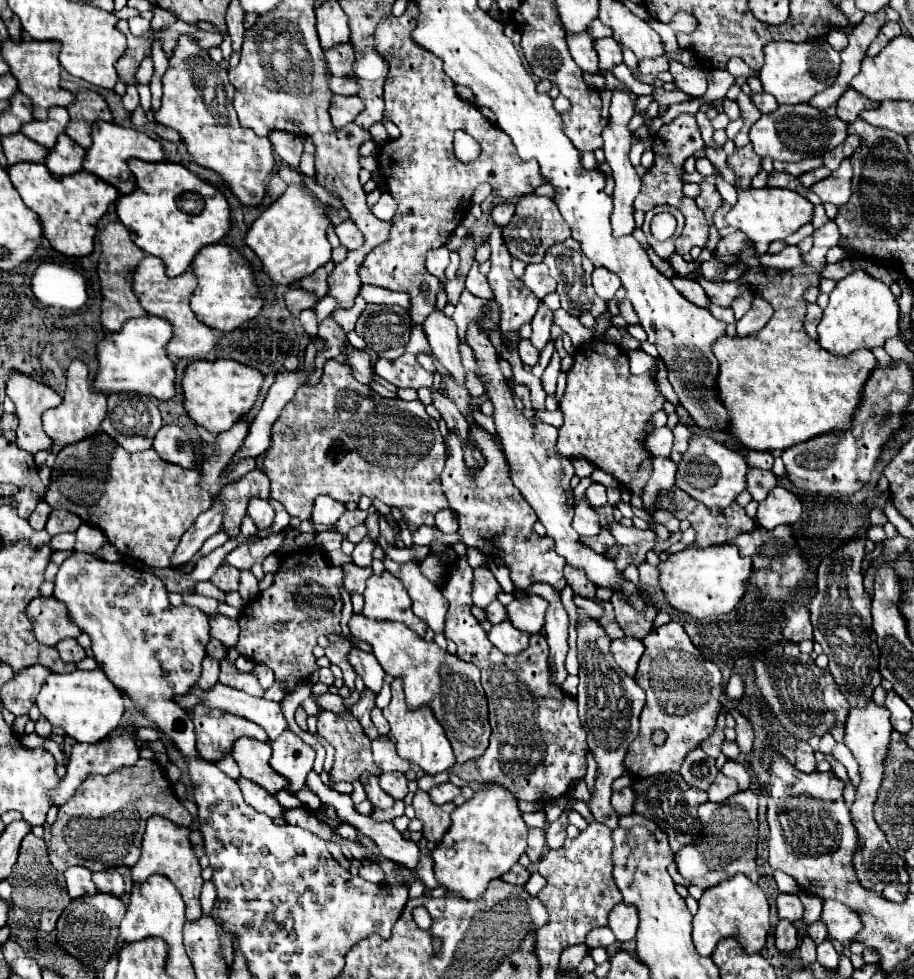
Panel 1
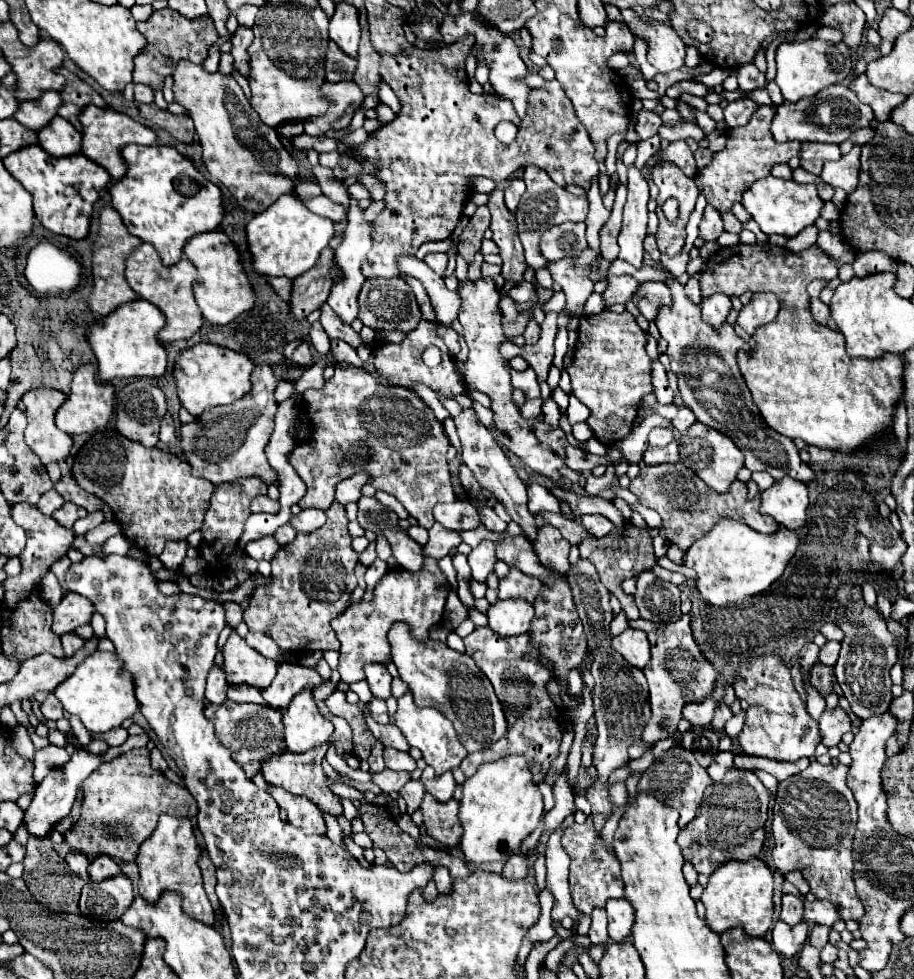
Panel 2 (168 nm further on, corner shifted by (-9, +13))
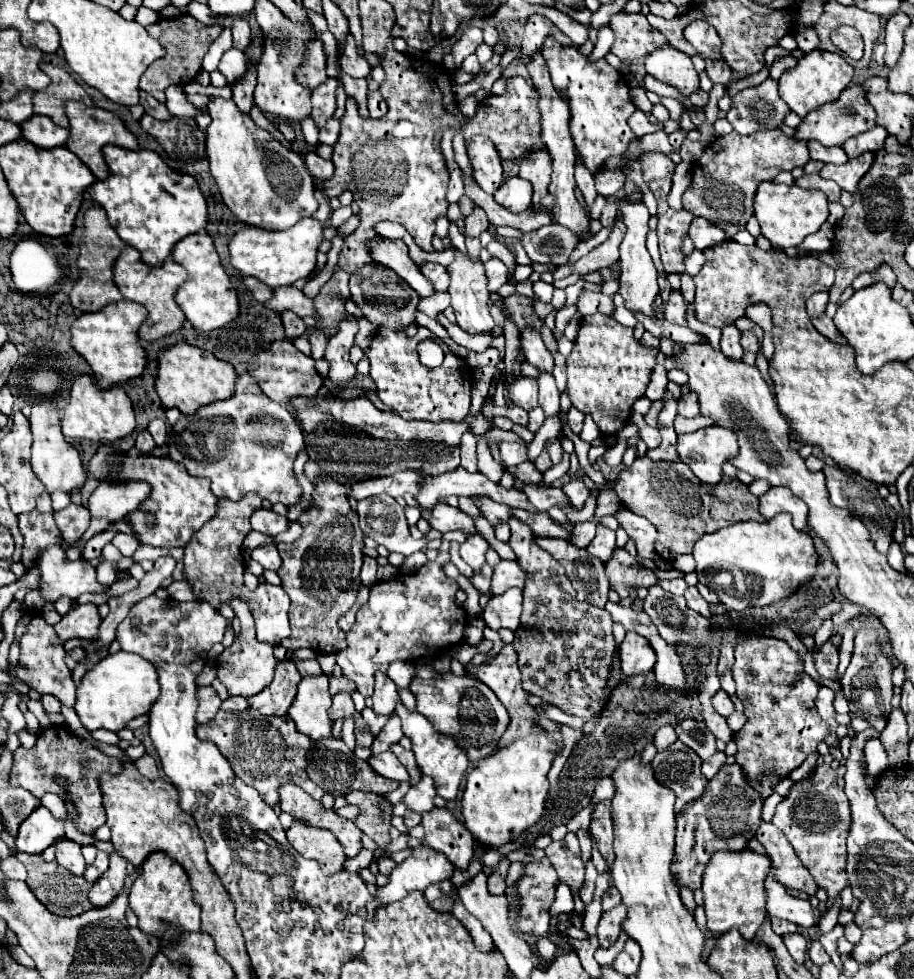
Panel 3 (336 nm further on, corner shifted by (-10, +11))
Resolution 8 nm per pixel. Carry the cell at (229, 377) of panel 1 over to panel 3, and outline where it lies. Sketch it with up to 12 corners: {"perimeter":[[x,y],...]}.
{"perimeter":[[187,343],[157,355],[165,409],[193,415],[233,395],[237,373]]}

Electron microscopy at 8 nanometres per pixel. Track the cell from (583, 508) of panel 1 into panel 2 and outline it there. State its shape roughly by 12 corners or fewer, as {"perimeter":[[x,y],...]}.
{"perimeter":[[582,515],[582,523],[596,537],[614,525],[604,515]]}

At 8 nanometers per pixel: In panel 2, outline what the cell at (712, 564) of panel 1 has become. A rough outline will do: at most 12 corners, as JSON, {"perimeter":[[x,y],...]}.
{"perimeter":[[724,519],[682,565],[712,605],[764,593],[798,547]]}

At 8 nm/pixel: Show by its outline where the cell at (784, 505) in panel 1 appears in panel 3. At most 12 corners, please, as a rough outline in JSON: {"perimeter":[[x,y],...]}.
{"perimeter":[[771,487],[759,497],[759,513],[771,519],[793,515],[795,529],[807,529],[807,505],[789,487]]}

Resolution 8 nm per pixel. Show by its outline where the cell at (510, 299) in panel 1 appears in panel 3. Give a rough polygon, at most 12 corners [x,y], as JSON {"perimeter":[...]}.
{"perimeter":[[465,139],[473,177],[493,195],[503,183],[489,139]]}

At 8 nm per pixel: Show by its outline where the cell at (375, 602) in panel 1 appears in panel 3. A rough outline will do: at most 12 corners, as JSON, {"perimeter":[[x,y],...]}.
{"perimeter":[[449,555],[371,587],[337,653],[363,697],[391,661],[461,645]]}

